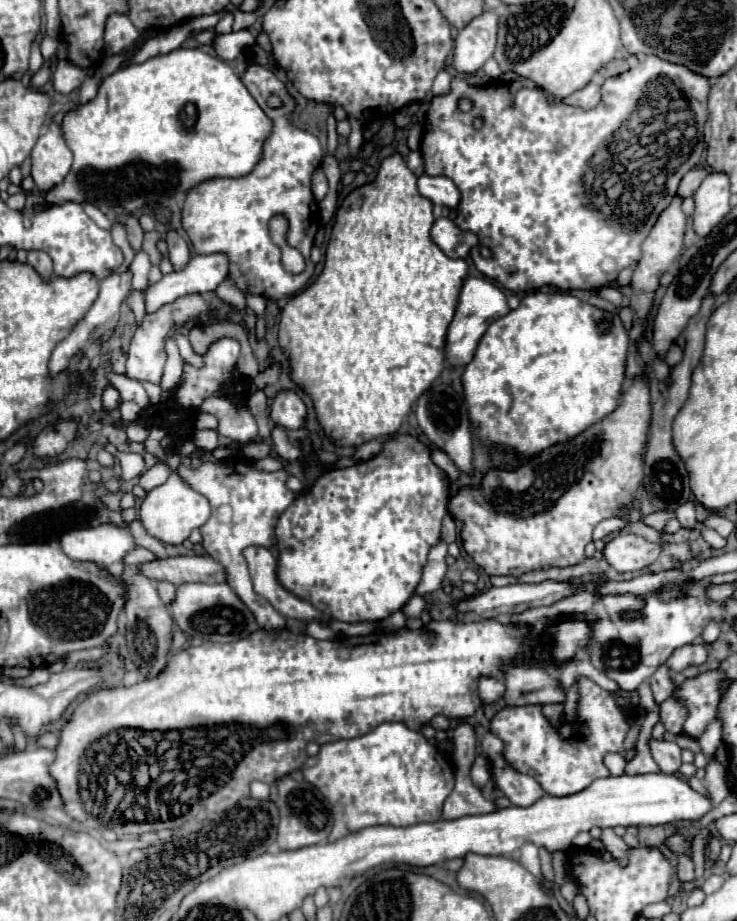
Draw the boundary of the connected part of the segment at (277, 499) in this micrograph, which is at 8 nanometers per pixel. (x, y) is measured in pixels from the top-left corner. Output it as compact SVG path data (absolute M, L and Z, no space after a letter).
M180 457L178 473L190 485L200 491L212 505L212 517L200 527L202 531L202 545L212 559L224 565L228 571L228 585L236 591L236 595L246 603L246 607L254 613L258 625L262 629L282 629L286 619L260 595L252 591L252 583L248 577L248 565L242 555L246 547L272 547L276 543L276 523L282 511L294 501L294 493L286 487L290 477L288 471L260 471L254 467L252 461L231 462L227 460L208 461L200 463L196 469L188 465L188 457Z

